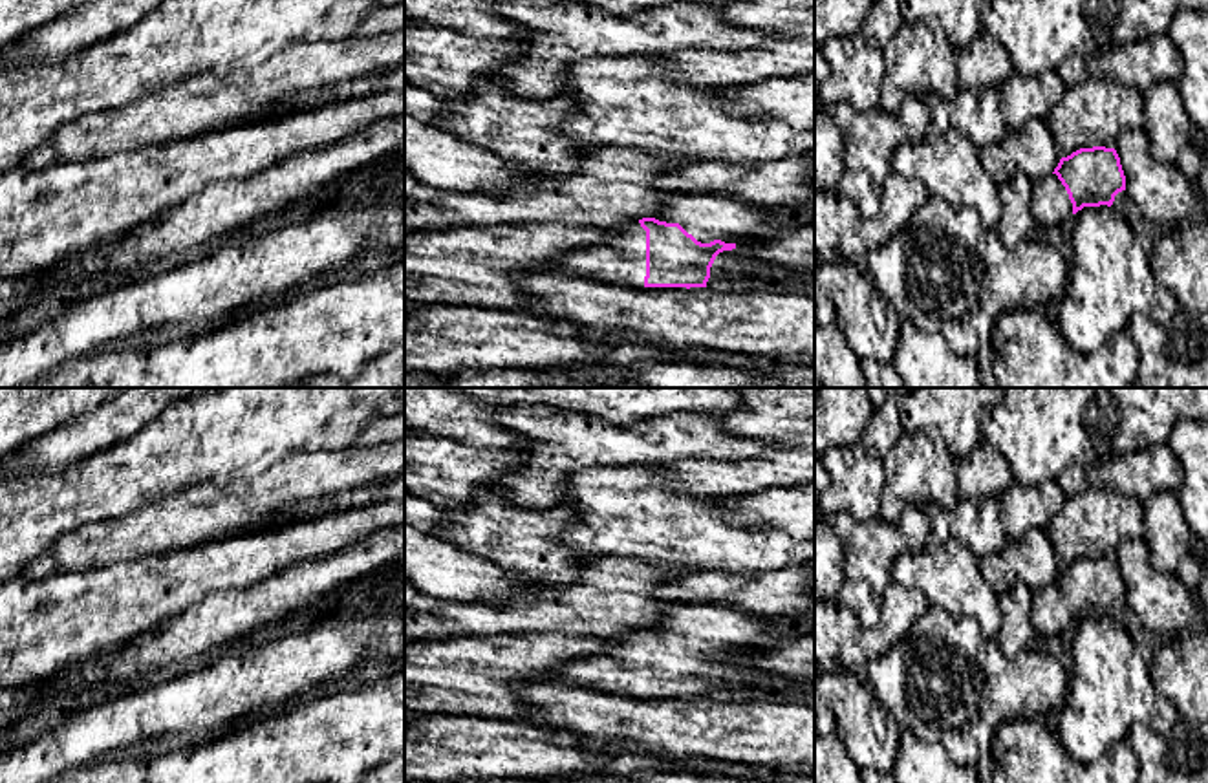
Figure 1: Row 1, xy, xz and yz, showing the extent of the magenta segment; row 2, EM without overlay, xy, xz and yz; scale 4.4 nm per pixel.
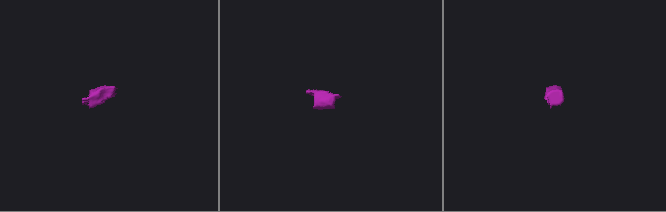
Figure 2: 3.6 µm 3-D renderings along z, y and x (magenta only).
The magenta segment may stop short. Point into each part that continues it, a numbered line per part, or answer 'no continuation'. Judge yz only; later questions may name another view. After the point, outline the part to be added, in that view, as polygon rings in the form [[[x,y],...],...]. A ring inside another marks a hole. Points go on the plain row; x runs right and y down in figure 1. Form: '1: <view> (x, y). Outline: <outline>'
1: yz (1051, 615). Outline: [[[1049,584],[1034,593],[1032,624],[1041,640],[1074,626],[1069,604],[1056,584]]]

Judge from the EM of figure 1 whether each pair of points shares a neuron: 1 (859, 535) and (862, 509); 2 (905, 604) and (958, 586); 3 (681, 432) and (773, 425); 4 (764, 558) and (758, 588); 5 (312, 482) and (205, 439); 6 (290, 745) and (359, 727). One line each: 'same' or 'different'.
1: different
2: different
3: different
4: different
5: different
6: same

